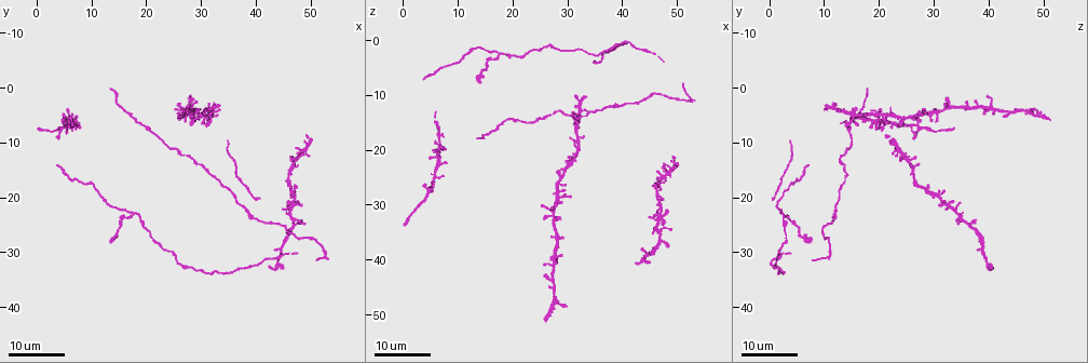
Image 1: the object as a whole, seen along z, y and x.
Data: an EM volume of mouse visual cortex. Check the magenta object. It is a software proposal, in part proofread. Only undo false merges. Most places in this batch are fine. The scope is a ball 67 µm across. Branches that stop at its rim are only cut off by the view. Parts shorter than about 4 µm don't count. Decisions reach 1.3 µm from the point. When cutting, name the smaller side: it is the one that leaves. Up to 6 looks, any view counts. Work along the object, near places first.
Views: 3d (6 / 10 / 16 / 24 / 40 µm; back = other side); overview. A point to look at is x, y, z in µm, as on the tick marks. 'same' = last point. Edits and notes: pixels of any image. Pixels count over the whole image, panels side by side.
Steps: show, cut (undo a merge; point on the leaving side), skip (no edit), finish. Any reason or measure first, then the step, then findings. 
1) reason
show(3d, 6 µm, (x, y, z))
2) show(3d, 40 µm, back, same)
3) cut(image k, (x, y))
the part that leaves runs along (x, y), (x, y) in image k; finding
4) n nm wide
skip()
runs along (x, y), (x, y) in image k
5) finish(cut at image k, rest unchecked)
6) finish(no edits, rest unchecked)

three arms meet
show(3d, 16 µm, (17.5, 23.0, 2.5))

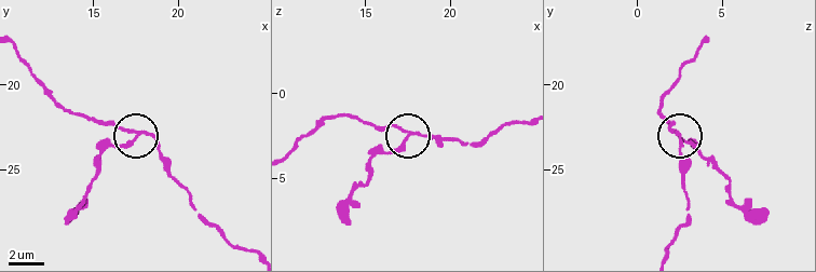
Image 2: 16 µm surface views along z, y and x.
show(3d, 10 µm, (17.5, 23.1, 2.5))

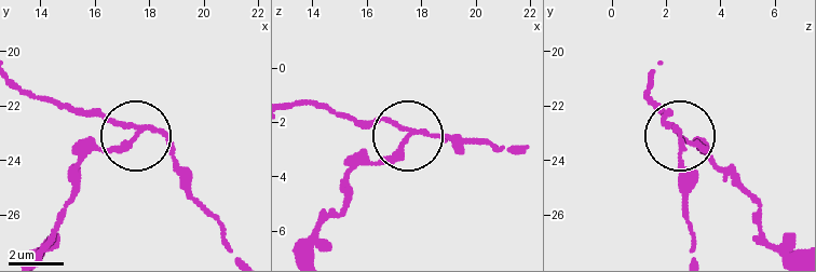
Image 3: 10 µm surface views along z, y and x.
side arm 10 µm
skip()
runs along (520, 148), (416, 134), (341, 180) in image 3; continuous, no second neuron

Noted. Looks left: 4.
four or more arms meet
show(3d, 24 µm, (31.5, 5.0, 15.5))

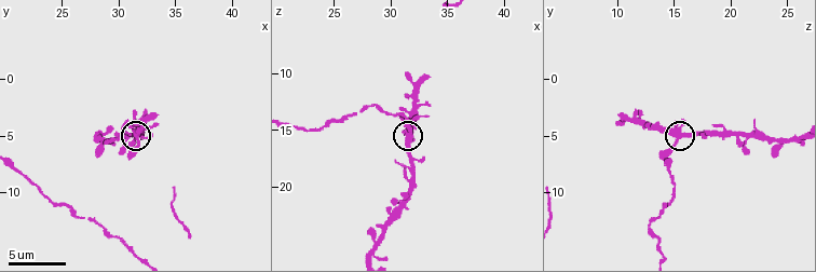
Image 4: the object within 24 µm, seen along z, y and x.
show(3d, 10 µm, (31.4, 4.8, 15.8))

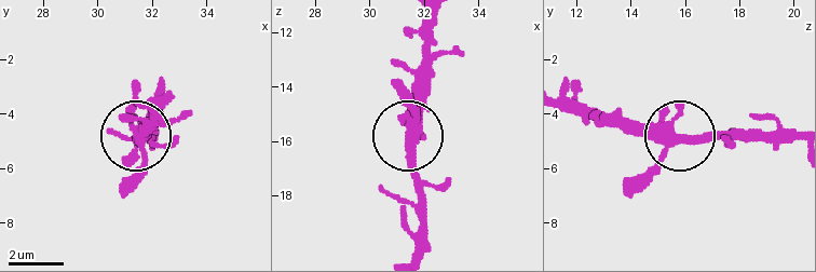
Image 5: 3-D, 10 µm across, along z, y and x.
skip()
one neuron here

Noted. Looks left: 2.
arms run side by side
show(3d, 16 µm, (47.5, 13.5, 25.5))

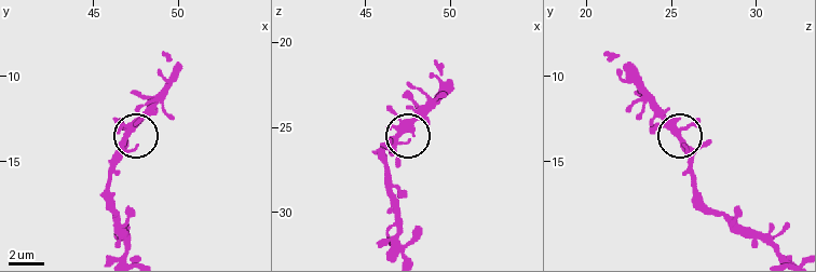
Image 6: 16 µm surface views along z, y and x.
closer look
show(3d, 6 µm, (47.3, 13.0, 25.0))

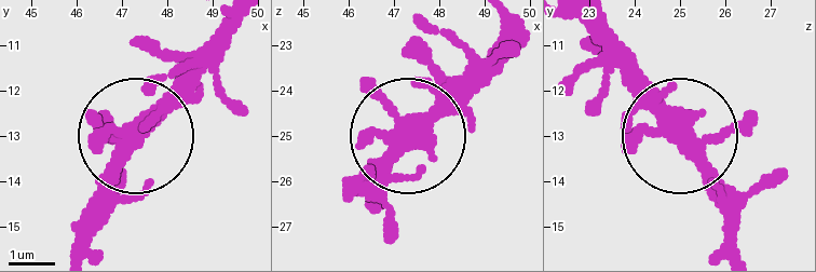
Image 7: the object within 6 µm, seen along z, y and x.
360 nm wide
skip()
all the same neuron

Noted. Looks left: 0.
finish(no edits, rest unchecked)

